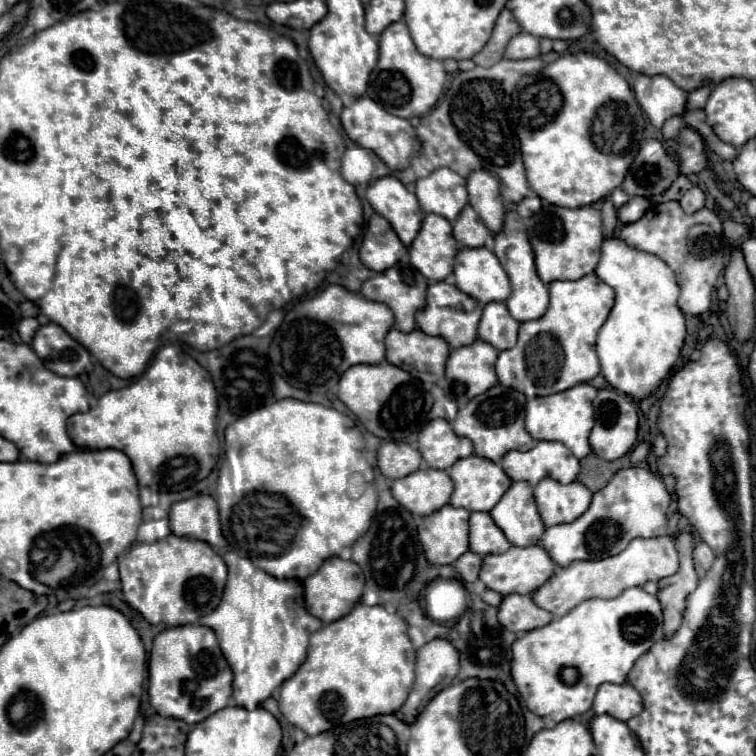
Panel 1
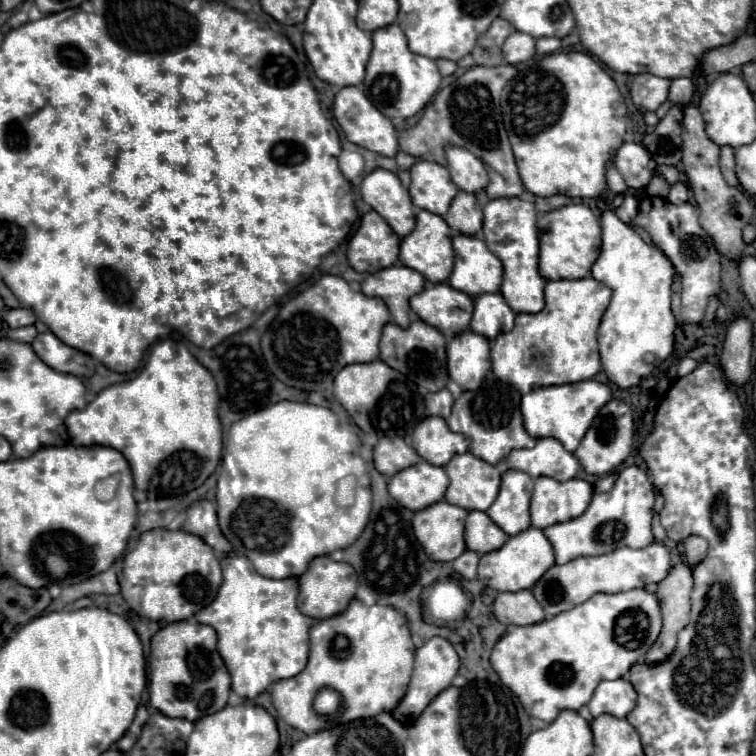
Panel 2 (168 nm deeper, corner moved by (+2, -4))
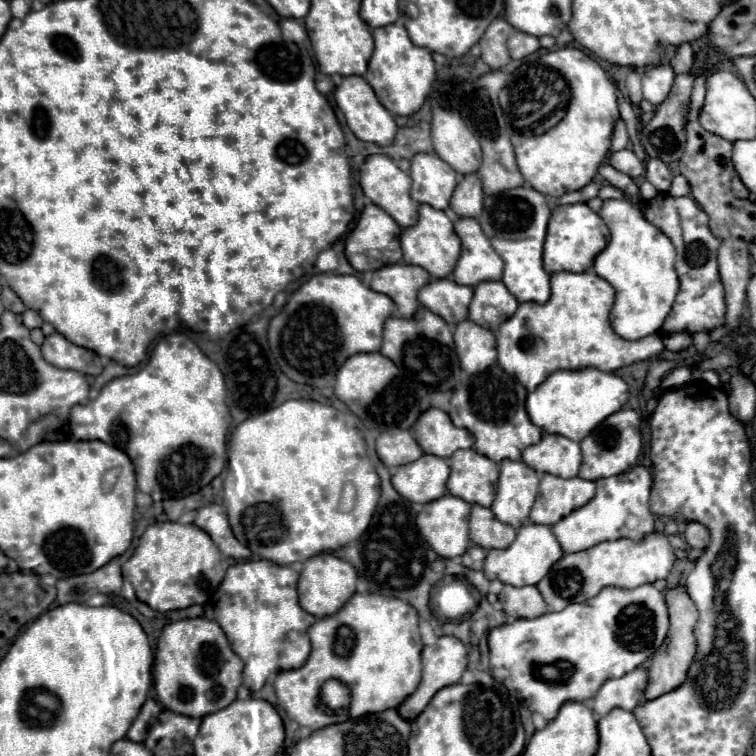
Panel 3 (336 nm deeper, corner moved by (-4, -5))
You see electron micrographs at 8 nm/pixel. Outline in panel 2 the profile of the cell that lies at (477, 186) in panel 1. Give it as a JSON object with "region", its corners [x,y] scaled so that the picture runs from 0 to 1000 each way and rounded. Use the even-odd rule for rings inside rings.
{"region":[[[590,192],[587,202],[595,234],[606,245],[606,250],[619,255],[640,253],[640,247],[646,245],[646,229],[640,216],[627,202],[606,192]]]}

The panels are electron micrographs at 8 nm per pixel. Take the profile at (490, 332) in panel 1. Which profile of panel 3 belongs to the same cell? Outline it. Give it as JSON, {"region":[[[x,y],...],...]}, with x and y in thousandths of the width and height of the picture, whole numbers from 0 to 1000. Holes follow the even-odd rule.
{"region":[[[640,373],[627,378],[627,394],[622,399],[619,421],[651,439],[661,434],[685,407],[683,394],[672,386],[667,373]]]}

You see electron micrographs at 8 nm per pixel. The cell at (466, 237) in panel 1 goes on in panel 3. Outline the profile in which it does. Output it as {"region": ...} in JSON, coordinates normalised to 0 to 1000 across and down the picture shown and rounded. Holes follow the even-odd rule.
{"region":[[[619,230],[606,241],[595,275],[608,288],[635,288],[635,280],[640,278],[640,254],[632,230]]]}

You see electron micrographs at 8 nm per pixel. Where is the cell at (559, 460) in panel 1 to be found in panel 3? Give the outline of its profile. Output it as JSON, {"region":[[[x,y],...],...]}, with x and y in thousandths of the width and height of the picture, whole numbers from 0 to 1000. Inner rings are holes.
{"region":[[[722,574],[714,587],[698,590],[690,598],[690,608],[712,627],[759,632],[765,630],[770,603],[765,585],[757,585],[738,574]]]}

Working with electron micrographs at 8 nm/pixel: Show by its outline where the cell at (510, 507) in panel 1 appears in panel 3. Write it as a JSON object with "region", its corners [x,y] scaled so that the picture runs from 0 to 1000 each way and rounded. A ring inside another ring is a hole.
{"region":[[[664,608],[659,648],[651,667],[653,683],[667,688],[667,693],[688,698],[709,661],[712,638],[712,627],[704,624],[704,619],[698,619],[693,611]]]}

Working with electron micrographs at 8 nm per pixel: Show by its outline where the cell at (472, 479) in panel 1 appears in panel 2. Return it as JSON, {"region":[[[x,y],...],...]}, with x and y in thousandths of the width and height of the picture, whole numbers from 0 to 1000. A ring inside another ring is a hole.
{"region":[[[622,599],[601,602],[595,612],[587,618],[595,642],[590,647],[587,660],[619,676],[632,673],[643,676],[661,647],[664,618],[648,615]]]}

